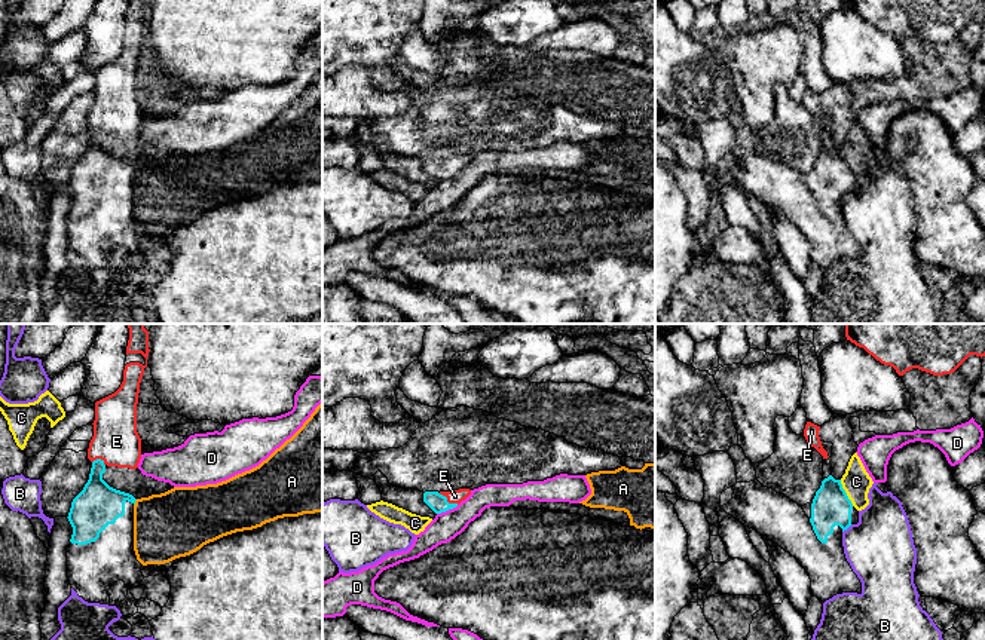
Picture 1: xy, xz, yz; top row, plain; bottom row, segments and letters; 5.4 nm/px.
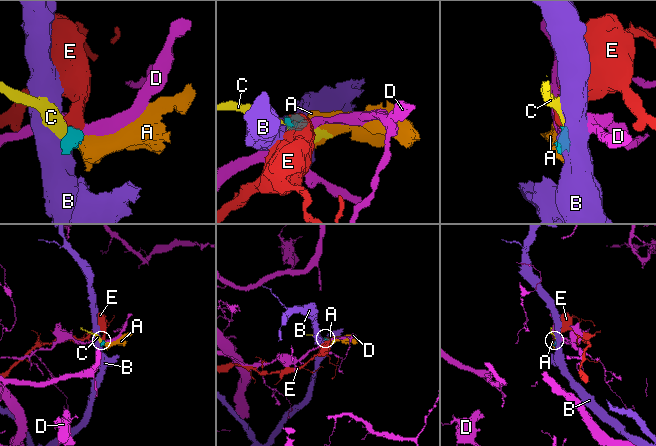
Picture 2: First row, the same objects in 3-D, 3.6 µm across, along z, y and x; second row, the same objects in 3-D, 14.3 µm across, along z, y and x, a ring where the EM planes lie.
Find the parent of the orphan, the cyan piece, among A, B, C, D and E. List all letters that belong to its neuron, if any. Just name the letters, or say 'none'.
E

